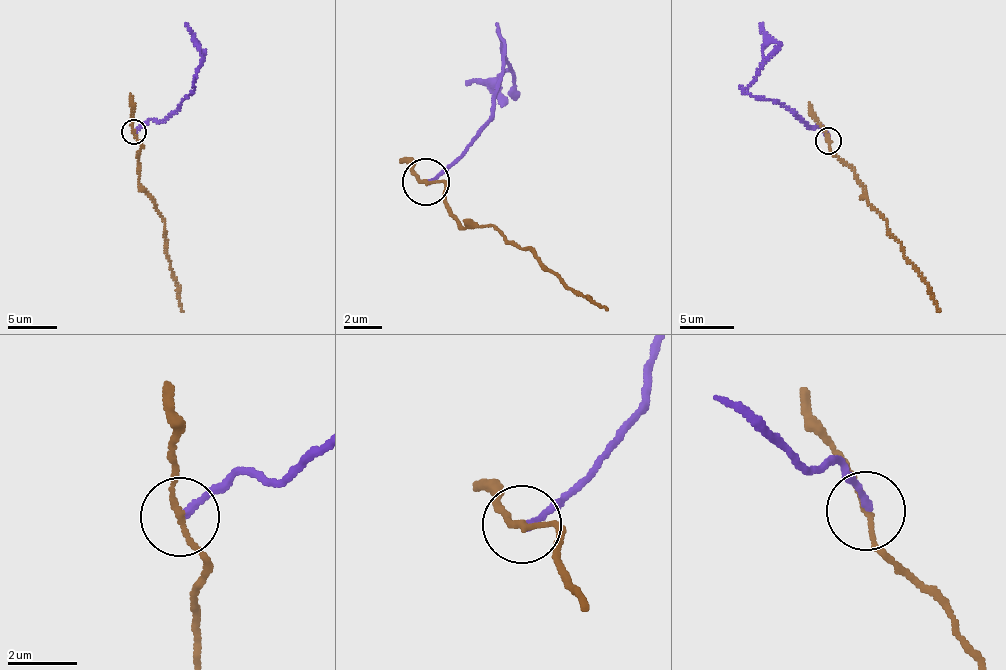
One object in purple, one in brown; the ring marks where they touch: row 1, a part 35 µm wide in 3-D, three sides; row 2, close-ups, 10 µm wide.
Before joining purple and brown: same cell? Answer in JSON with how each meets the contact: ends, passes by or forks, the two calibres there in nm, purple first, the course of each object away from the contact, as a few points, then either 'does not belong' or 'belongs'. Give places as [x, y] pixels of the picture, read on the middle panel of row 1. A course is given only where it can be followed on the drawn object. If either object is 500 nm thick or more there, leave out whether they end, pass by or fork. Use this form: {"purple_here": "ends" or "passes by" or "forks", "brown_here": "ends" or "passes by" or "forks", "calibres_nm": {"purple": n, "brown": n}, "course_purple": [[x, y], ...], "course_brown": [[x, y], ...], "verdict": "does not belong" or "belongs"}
{"purple_here": "ends", "brown_here": "passes by", "calibres_nm": {"purple": 190, "brown": 150}, "course_purple": [[427, 182], [450, 163], [490, 115], [503, 41], [497, 38], [510, 71], [489, 81], [466, 79]], "course_brown": [[427, 182], [445, 184], [451, 216], [461, 225], [490, 226], [530, 248], [550, 271], [609, 309]], "verdict": "does not belong"}

